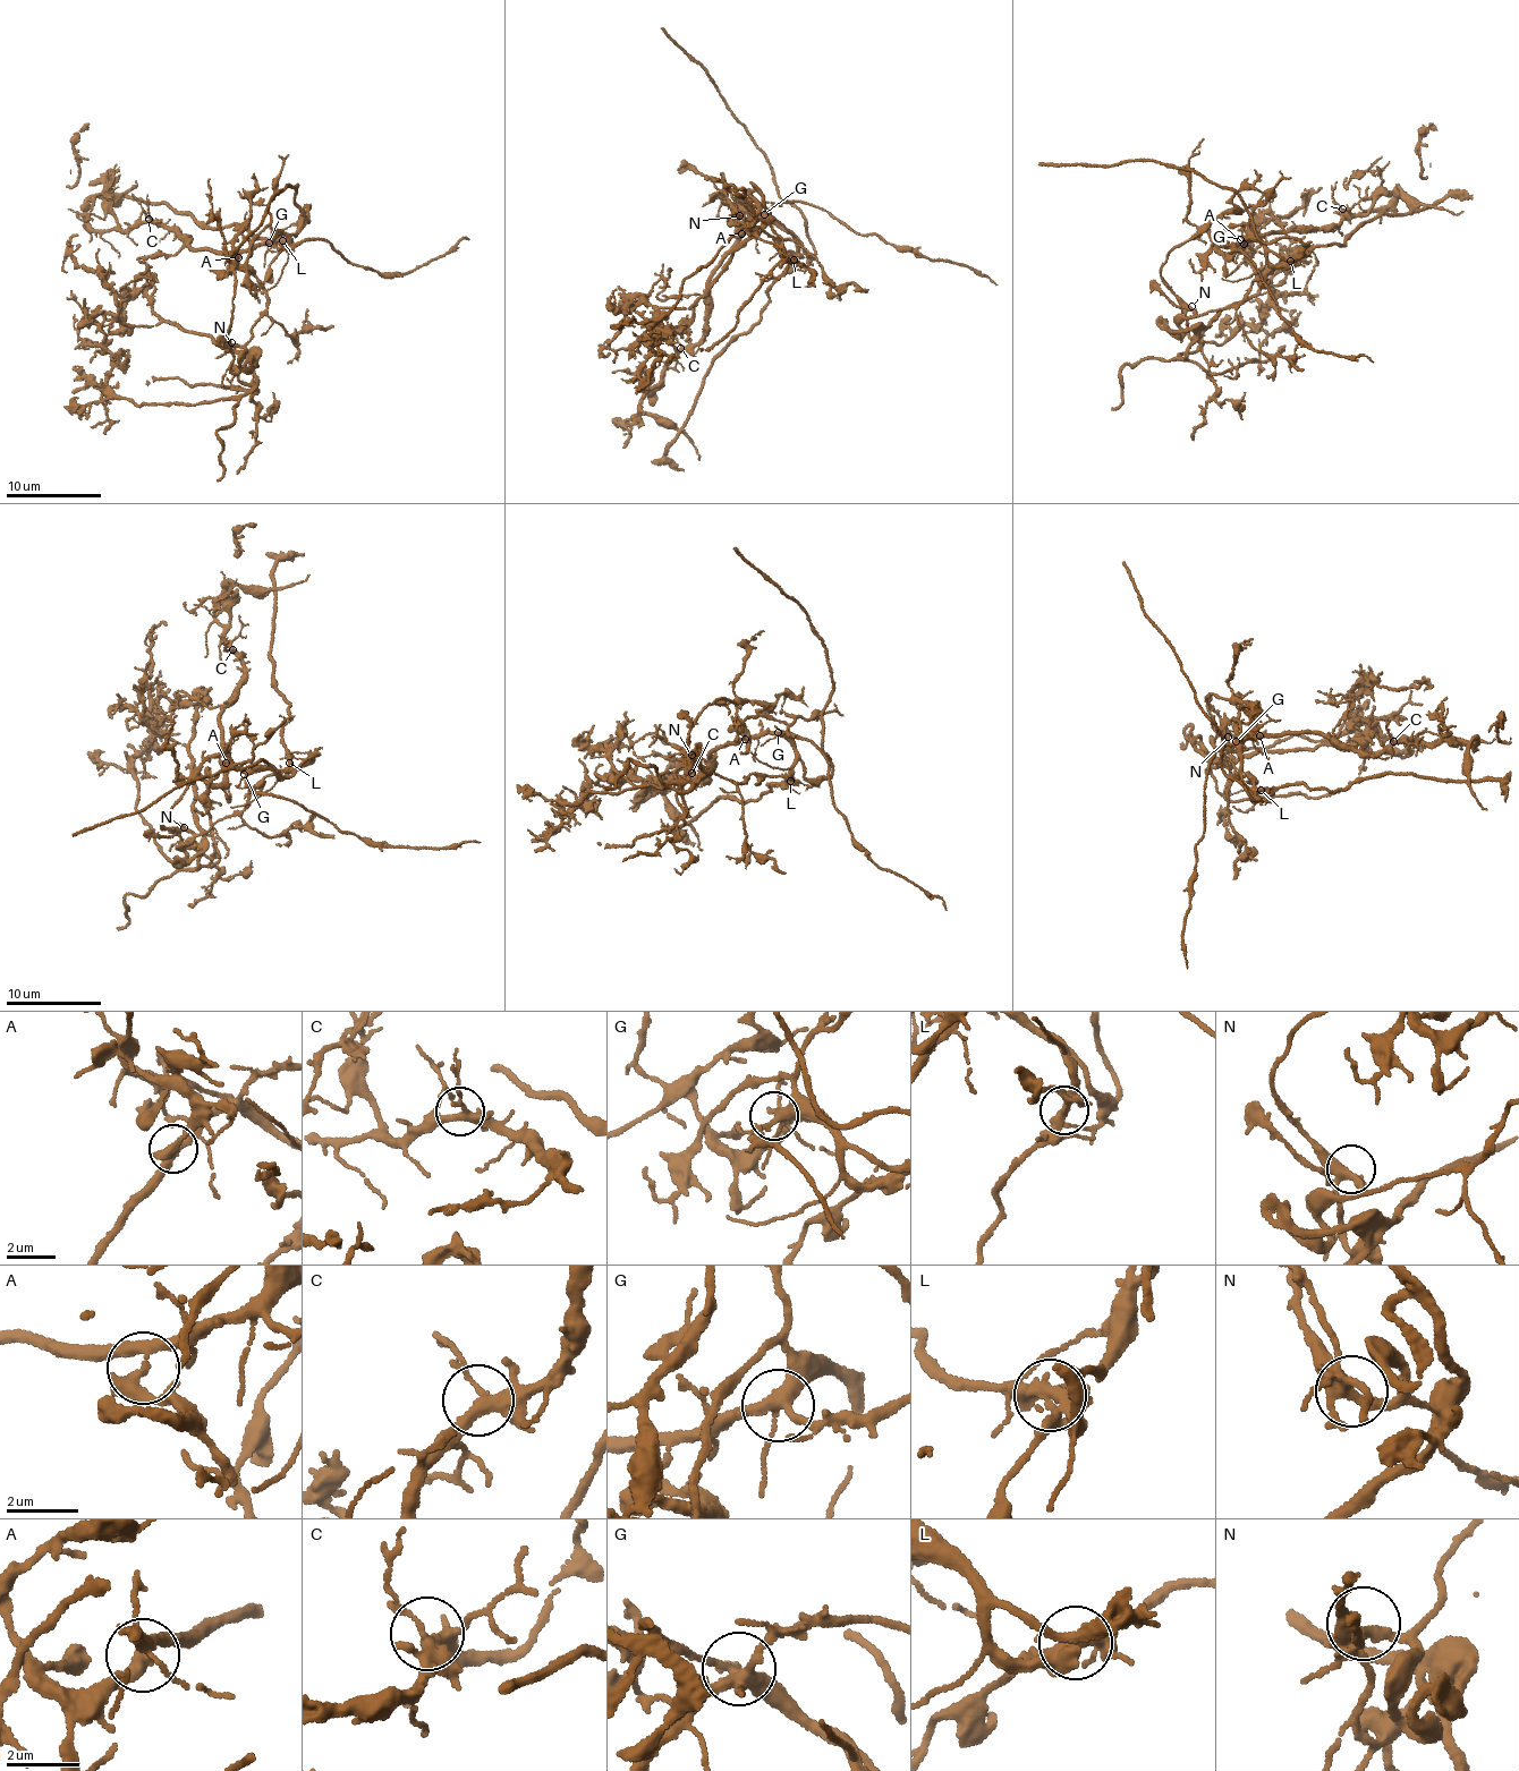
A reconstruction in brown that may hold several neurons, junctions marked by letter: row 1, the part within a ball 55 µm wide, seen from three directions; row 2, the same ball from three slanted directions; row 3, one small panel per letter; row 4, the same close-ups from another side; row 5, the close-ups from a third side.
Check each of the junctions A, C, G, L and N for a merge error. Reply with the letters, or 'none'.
A, L

